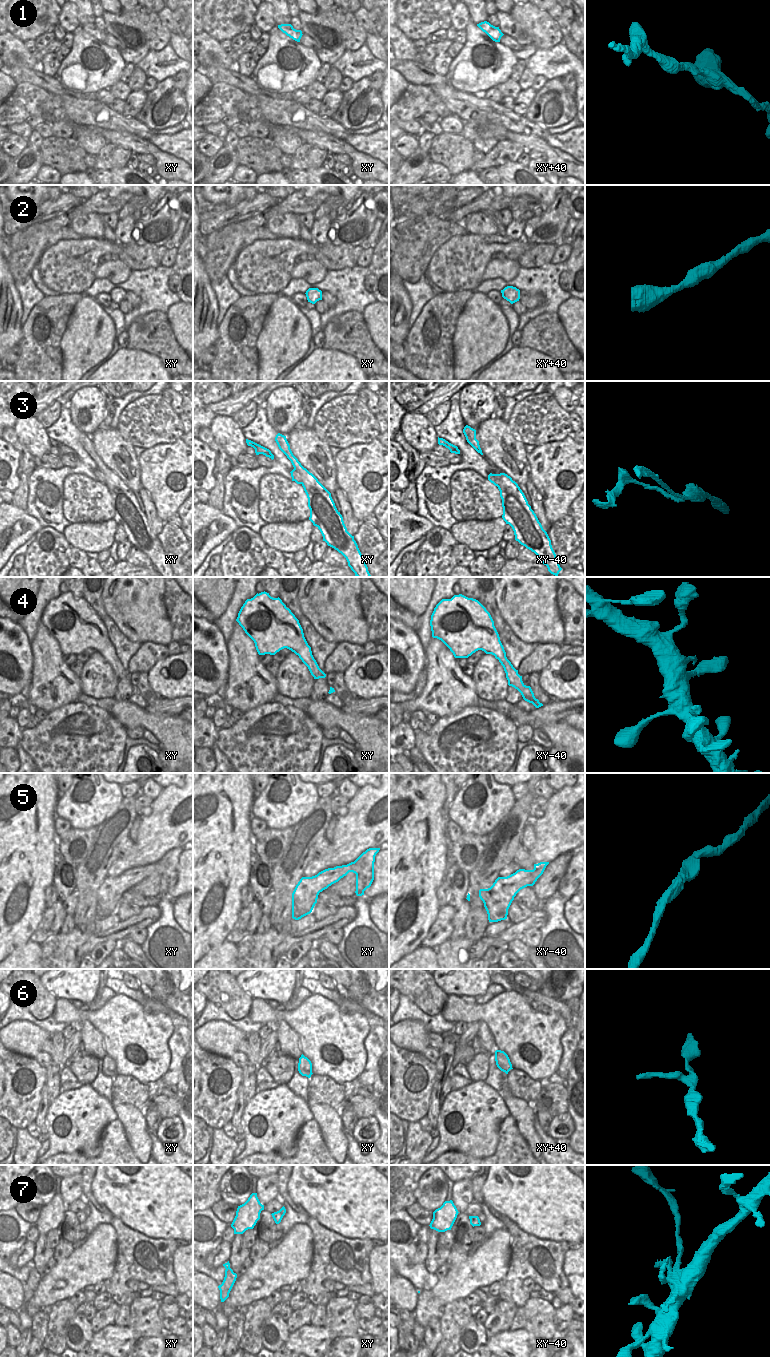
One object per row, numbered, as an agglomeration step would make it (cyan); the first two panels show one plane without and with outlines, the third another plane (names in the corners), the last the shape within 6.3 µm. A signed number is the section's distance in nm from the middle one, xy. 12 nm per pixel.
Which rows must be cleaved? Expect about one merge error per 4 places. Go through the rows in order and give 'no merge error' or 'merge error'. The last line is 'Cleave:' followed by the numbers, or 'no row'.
1: no merge error
2: no merge error
3: merge error
4: no merge error
5: no merge error
6: no merge error
7: merge error
Cleave: 3, 7

